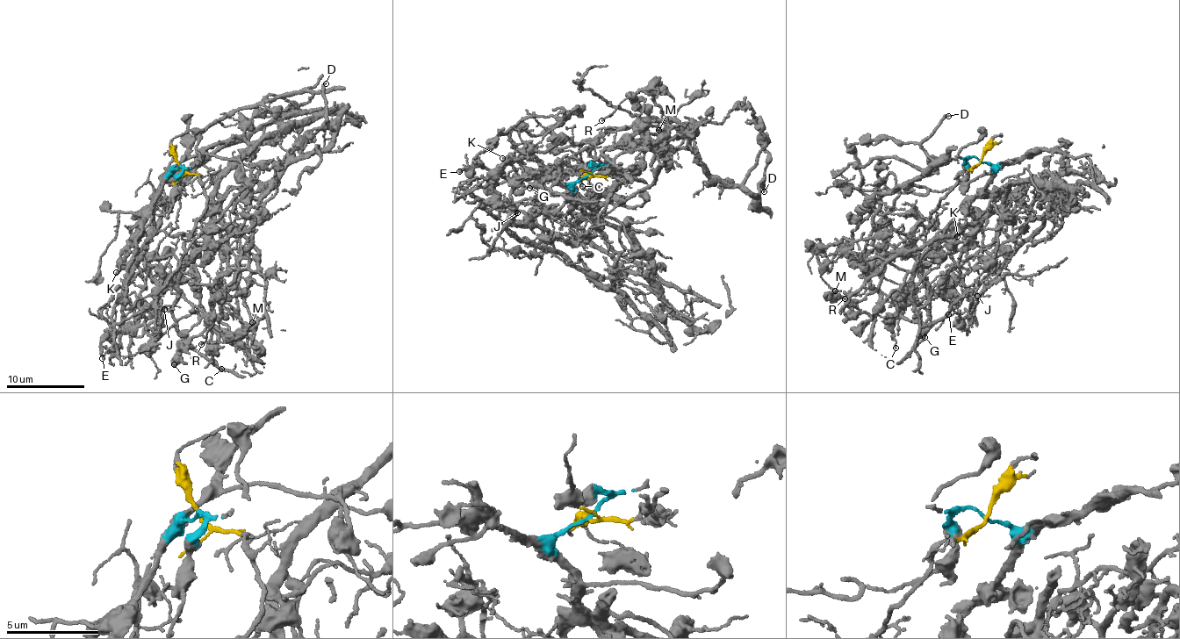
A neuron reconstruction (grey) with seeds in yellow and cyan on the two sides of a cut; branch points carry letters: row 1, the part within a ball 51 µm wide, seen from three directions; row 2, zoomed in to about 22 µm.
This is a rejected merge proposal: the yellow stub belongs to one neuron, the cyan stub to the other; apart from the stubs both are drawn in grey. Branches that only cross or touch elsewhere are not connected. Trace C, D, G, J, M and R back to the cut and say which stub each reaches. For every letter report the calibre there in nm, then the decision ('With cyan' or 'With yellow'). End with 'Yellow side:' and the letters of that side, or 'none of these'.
C: Thickness 150 nm. With yellow
D: Thickness 240 nm. With yellow
G: Thickness 600 nm. With yellow
J: Thickness 200 nm. With yellow
M: Thickness 140 nm. With yellow
R: Thickness 130 nm. With yellow
Yellow side: C, D, G, J, M, R

